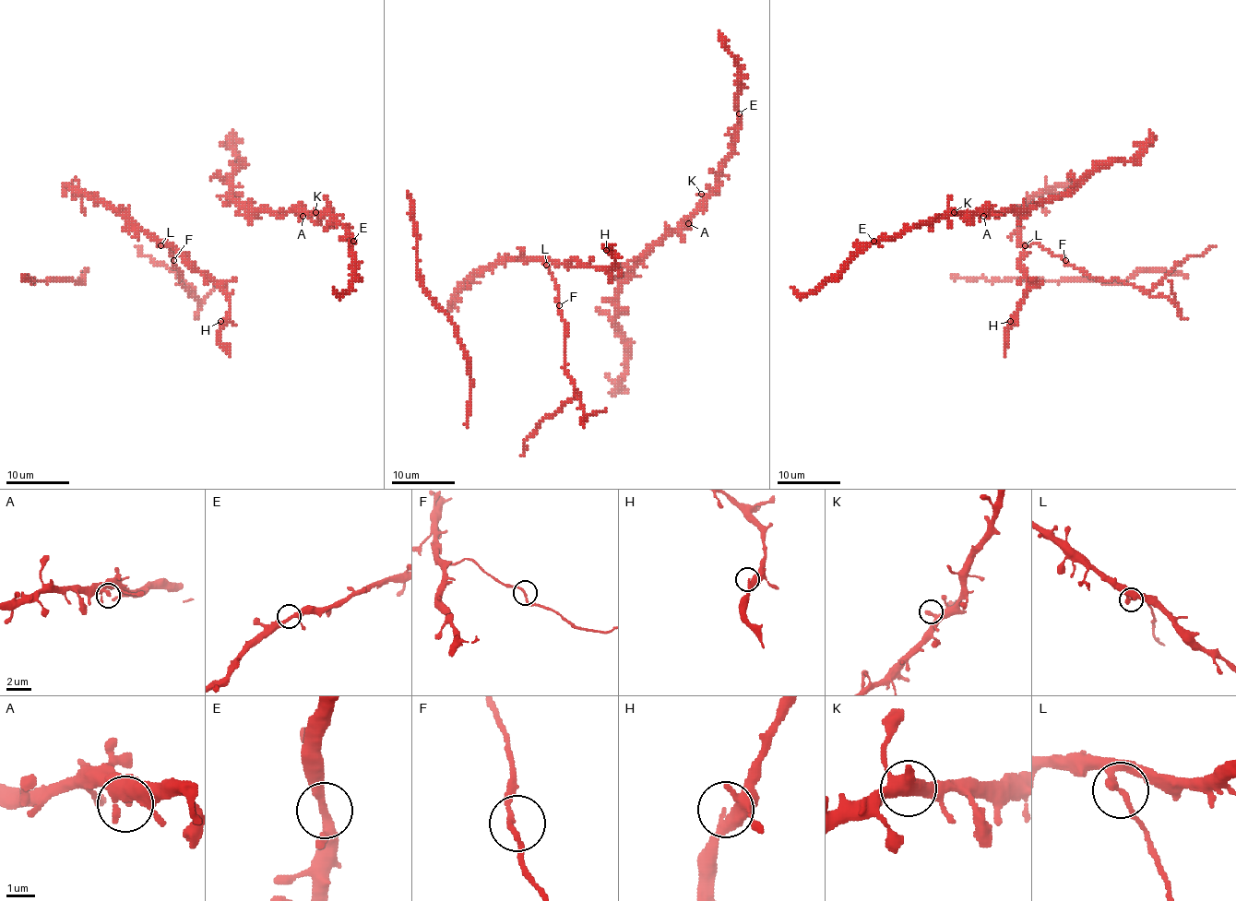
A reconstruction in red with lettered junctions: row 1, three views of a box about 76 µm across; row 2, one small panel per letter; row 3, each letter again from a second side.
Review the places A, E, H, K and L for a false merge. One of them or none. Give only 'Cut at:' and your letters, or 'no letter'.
Cut at: L

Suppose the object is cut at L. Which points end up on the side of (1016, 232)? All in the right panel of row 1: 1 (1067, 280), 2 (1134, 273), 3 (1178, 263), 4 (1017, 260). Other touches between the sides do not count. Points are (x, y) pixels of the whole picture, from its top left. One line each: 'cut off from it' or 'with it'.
1: with it
2: with it
3: cut off from it
4: with it

